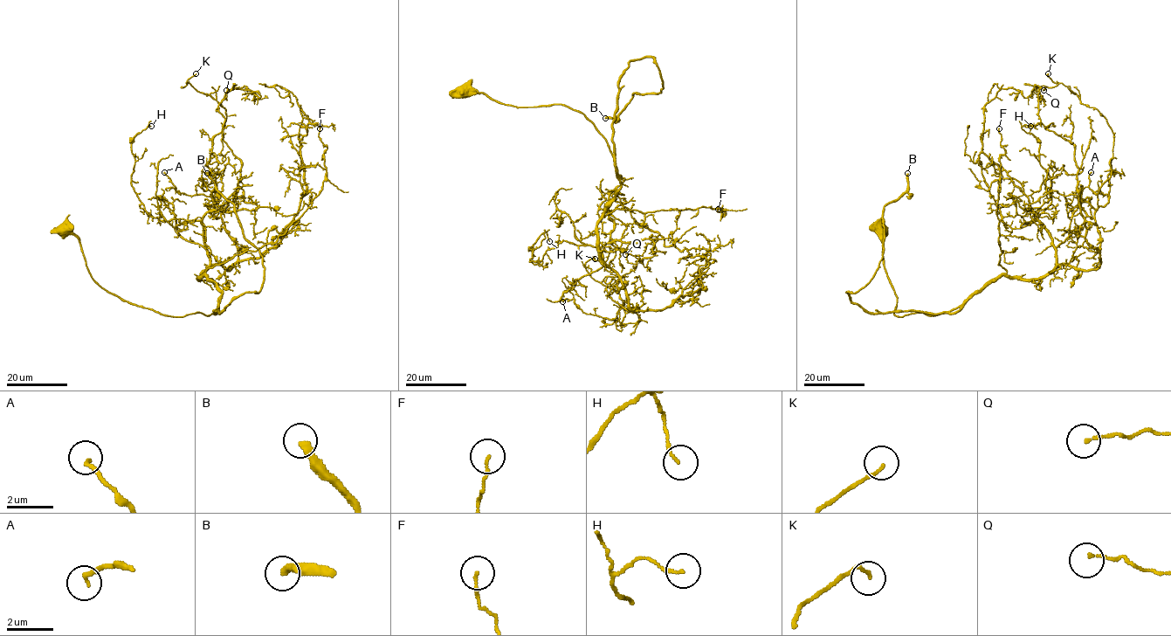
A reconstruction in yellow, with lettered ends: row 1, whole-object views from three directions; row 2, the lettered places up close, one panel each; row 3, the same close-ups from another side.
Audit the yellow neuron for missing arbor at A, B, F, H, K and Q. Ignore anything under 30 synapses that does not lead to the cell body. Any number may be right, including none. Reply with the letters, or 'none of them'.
B

